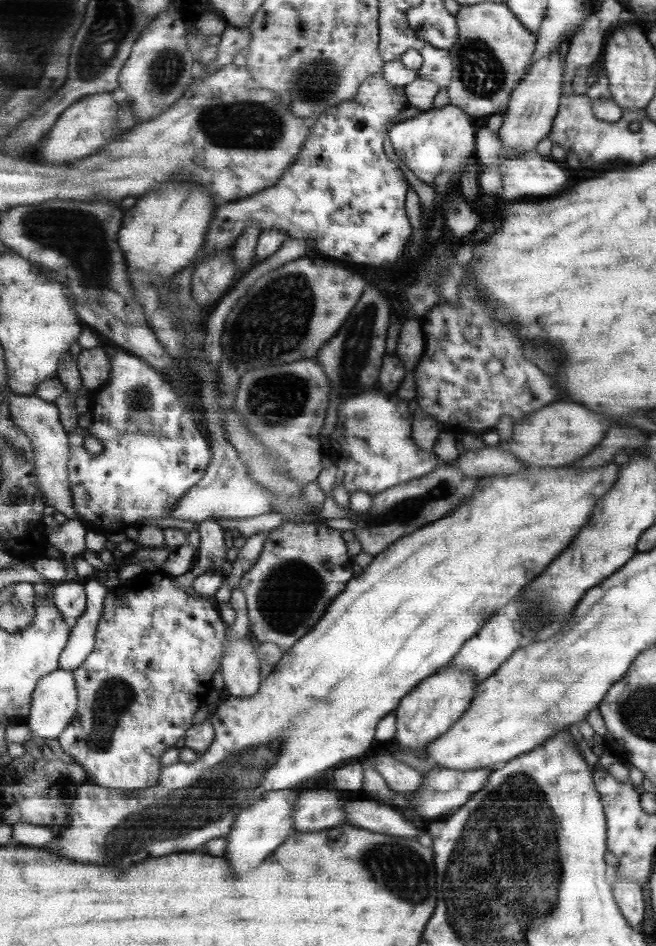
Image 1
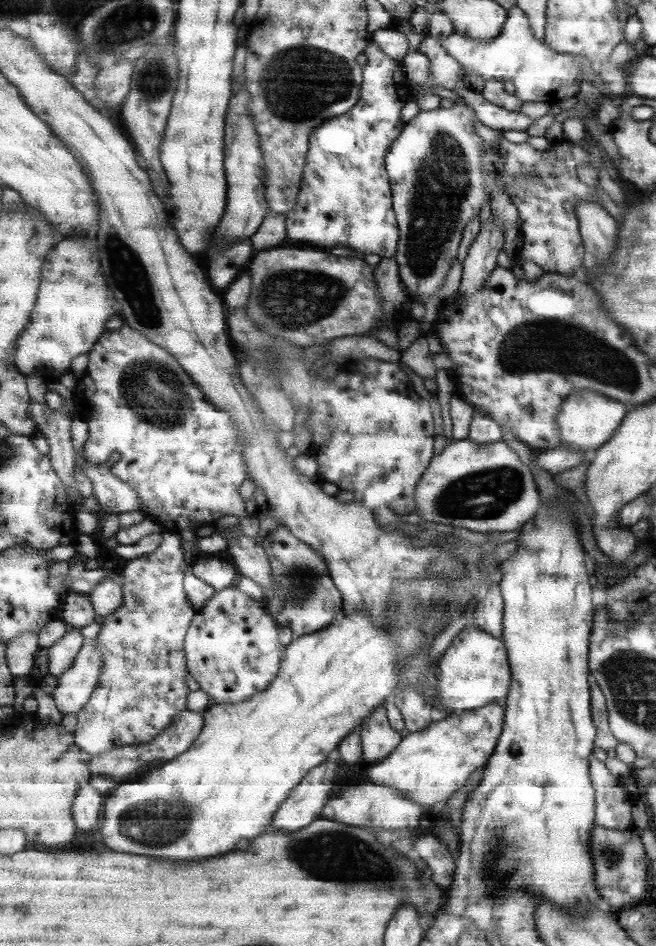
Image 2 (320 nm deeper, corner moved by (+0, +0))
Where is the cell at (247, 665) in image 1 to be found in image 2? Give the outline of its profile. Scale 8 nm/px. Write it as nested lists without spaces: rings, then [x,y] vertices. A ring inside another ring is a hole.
[[[236,586],[217,591],[198,612],[186,634],[185,650],[188,671],[208,695],[212,704],[237,704],[267,690],[282,669],[286,647],[281,644],[280,624],[268,609],[266,599],[253,599]]]

